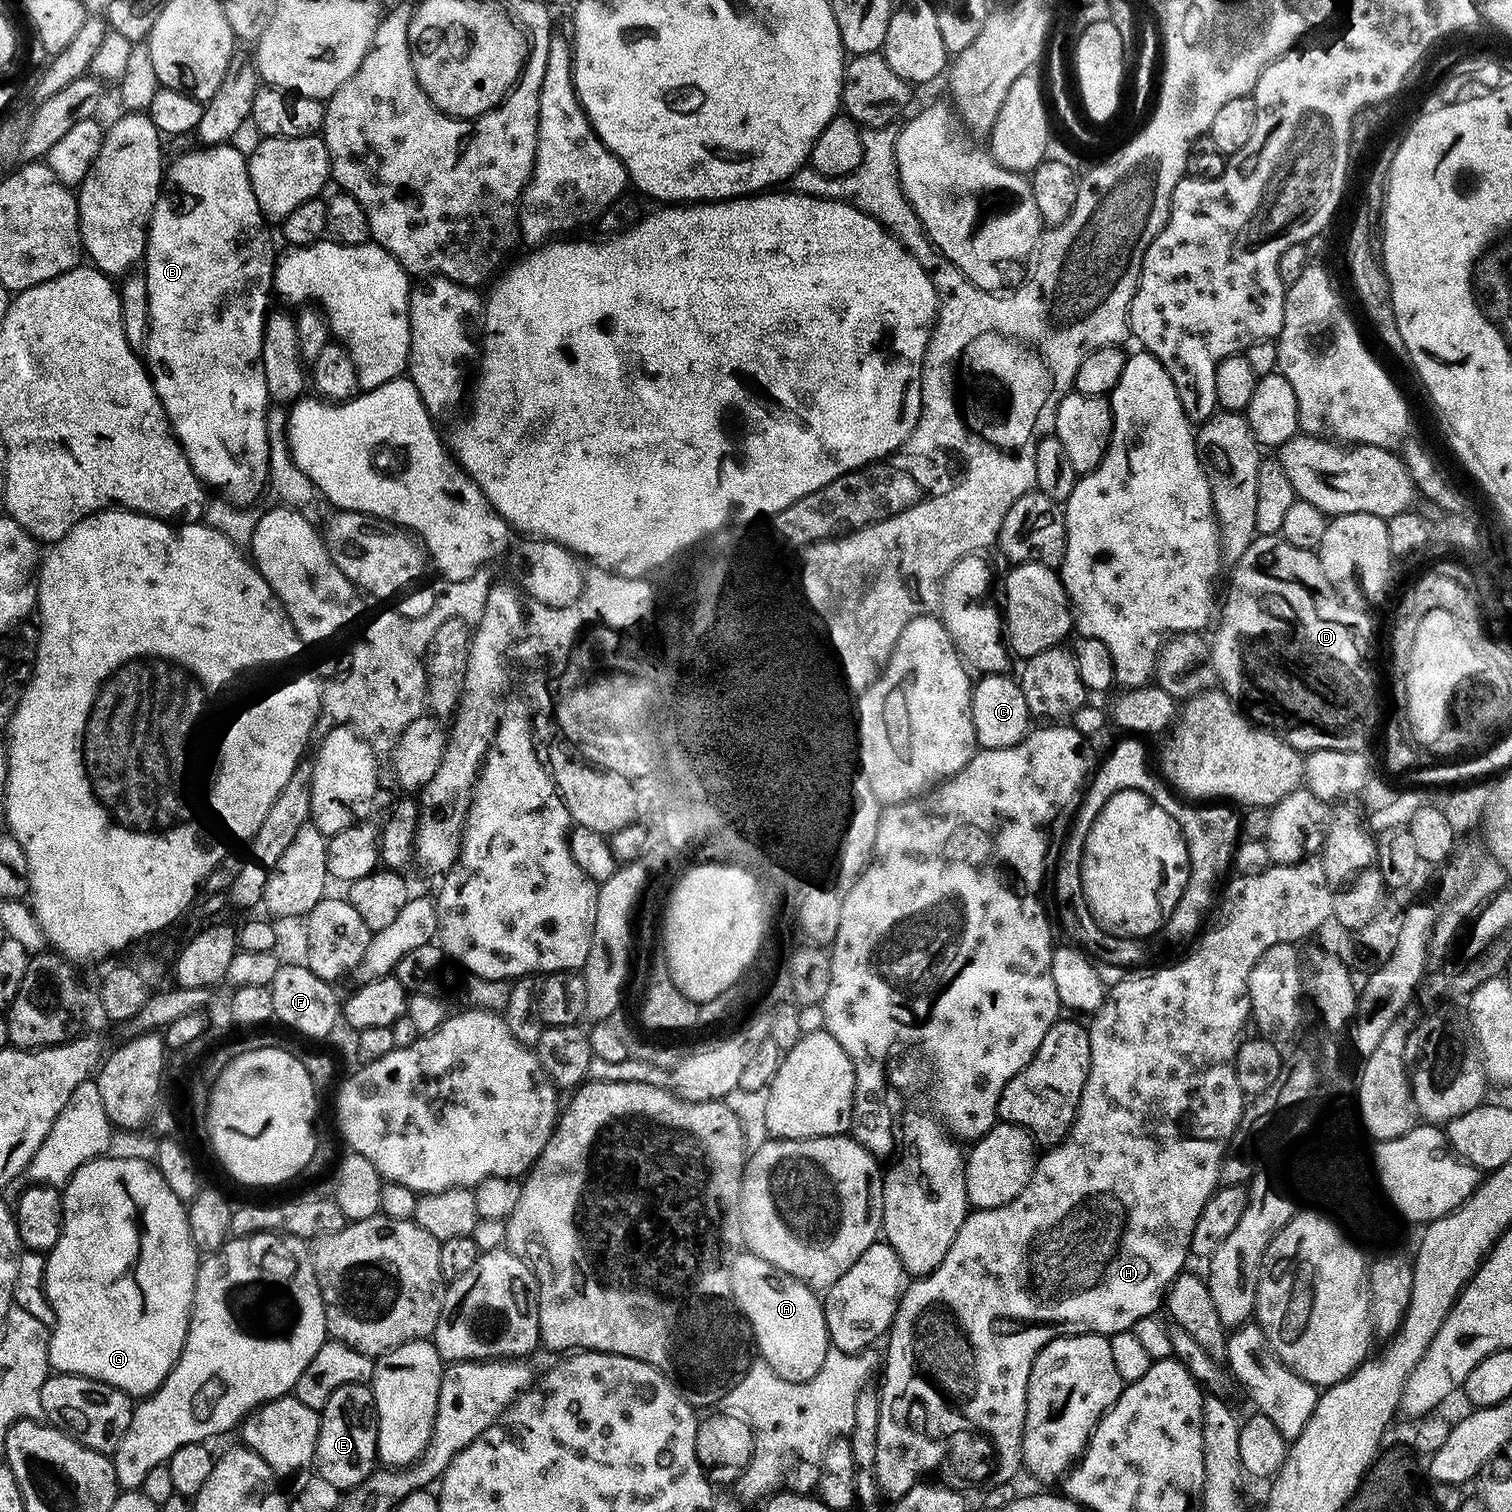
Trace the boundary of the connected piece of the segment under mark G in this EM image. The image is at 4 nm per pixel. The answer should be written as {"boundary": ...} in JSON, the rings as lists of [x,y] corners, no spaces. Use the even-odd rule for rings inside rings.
{"boundary":[[[105,1154],[78,1166],[78,1170],[74,1170],[74,1174],[62,1188],[64,1197],[62,1234],[54,1247],[46,1253],[45,1260],[48,1261],[44,1264],[44,1296],[48,1299],[53,1314],[56,1315],[56,1328],[54,1324],[48,1338],[48,1363],[57,1373],[85,1376],[91,1380],[121,1388],[127,1396],[143,1398],[158,1391],[182,1354],[182,1346],[186,1342],[188,1333],[188,1320],[192,1317],[198,1249],[190,1234],[185,1201],[180,1200],[178,1194],[174,1194],[174,1190],[170,1190],[170,1186],[166,1186],[166,1178],[162,1178],[155,1163],[148,1161],[147,1164],[146,1161],[135,1160],[132,1156],[112,1155]]]}

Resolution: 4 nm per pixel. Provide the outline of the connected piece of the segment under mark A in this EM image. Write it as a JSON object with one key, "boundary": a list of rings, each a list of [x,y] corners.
{"boundary":[[[747,1250],[737,1254],[732,1266],[732,1299],[736,1301],[741,1316],[744,1317],[750,1329],[751,1339],[760,1347],[759,1355],[781,1378],[794,1383],[805,1384],[812,1380],[822,1370],[822,1366],[829,1363],[830,1341],[826,1330],[824,1305],[821,1297],[808,1285],[798,1278],[778,1270],[766,1258],[758,1258]]]}

